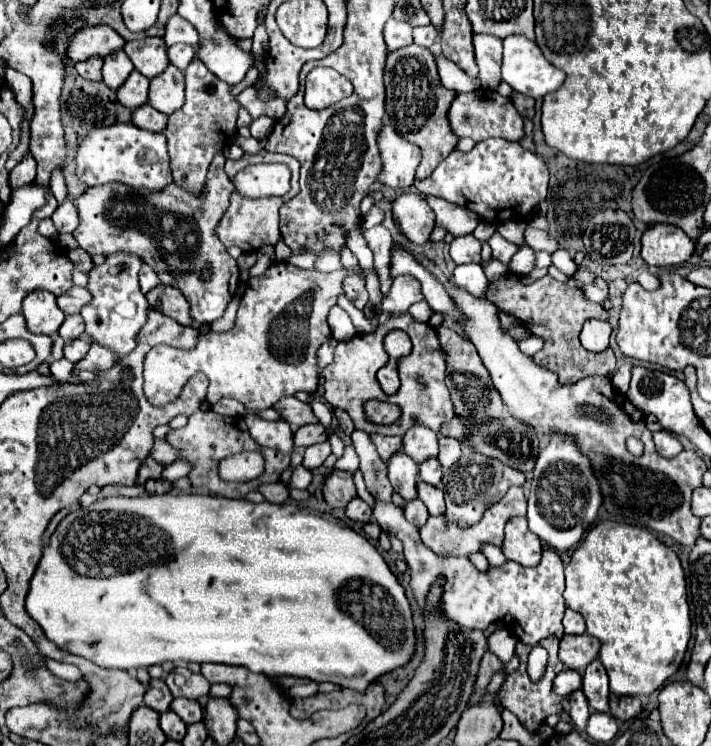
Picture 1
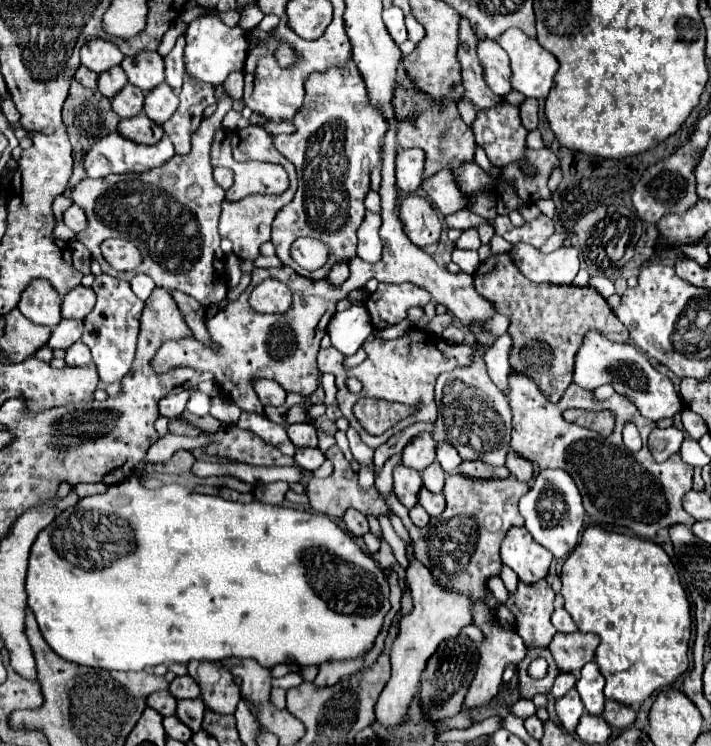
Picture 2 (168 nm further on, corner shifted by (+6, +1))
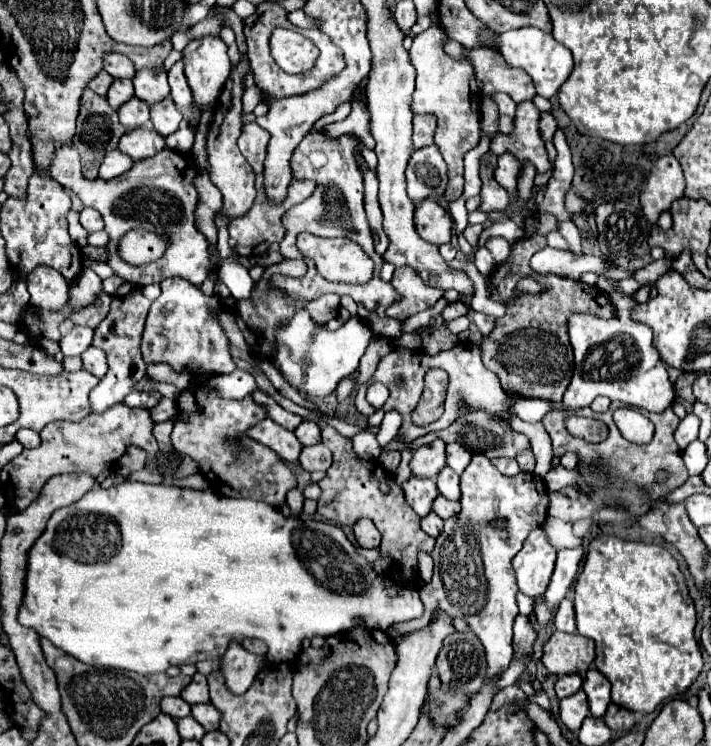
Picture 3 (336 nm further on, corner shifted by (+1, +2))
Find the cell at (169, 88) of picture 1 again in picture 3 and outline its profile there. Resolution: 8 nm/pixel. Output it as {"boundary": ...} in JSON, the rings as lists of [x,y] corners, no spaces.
{"boundary":[[[165,98],[165,100],[161,100],[159,104],[155,104],[151,108],[151,124],[153,124],[155,132],[159,132],[161,136],[173,134],[179,128],[181,120],[183,120],[183,116],[175,108],[171,98]]]}

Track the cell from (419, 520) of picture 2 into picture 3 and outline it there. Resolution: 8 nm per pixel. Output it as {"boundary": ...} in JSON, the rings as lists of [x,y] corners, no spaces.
{"boundary":[[[431,512],[429,516],[425,516],[423,520],[421,520],[421,528],[431,536],[431,538],[437,538],[439,534],[441,534],[441,528],[443,528],[443,520],[435,514],[435,512]]]}

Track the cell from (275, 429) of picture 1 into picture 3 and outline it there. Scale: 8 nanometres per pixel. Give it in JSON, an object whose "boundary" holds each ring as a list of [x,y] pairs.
{"boundary":[[[269,418],[263,420],[263,422],[259,422],[255,428],[251,428],[249,436],[253,436],[255,440],[261,440],[261,444],[269,446],[285,462],[297,462],[299,460],[301,444],[295,438],[295,434],[289,432],[289,430],[285,430],[283,426],[275,424]]]}

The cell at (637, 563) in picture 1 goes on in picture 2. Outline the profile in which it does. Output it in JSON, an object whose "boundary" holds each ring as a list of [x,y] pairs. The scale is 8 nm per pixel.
{"boundary":[[[590,525],[584,529],[580,543],[572,555],[564,561],[562,573],[564,609],[572,615],[578,629],[584,633],[596,633],[600,647],[596,649],[596,663],[606,677],[604,695],[624,705],[642,703],[654,691],[668,687],[688,669],[688,641],[690,641],[690,603],[680,585],[680,577],[666,555],[666,551],[640,537],[616,533]]]}

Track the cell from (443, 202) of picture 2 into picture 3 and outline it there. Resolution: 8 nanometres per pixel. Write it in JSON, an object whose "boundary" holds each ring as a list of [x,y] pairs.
{"boundary":[[[433,22],[429,30],[413,36],[413,46],[409,50],[411,64],[415,68],[415,92],[411,96],[413,114],[433,114],[437,120],[435,144],[439,146],[447,166],[449,166],[449,188],[445,192],[447,200],[457,200],[463,194],[463,156],[479,144],[479,102],[481,94],[473,76],[473,68],[467,62],[453,60],[443,52],[445,30]]]}

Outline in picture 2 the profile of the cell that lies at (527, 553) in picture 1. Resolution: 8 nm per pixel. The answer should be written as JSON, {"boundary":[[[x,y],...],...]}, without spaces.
{"boundary":[[[524,527],[508,529],[502,549],[500,549],[502,563],[508,565],[520,581],[536,583],[538,579],[546,577],[548,567],[552,563],[552,553],[538,545]]]}

